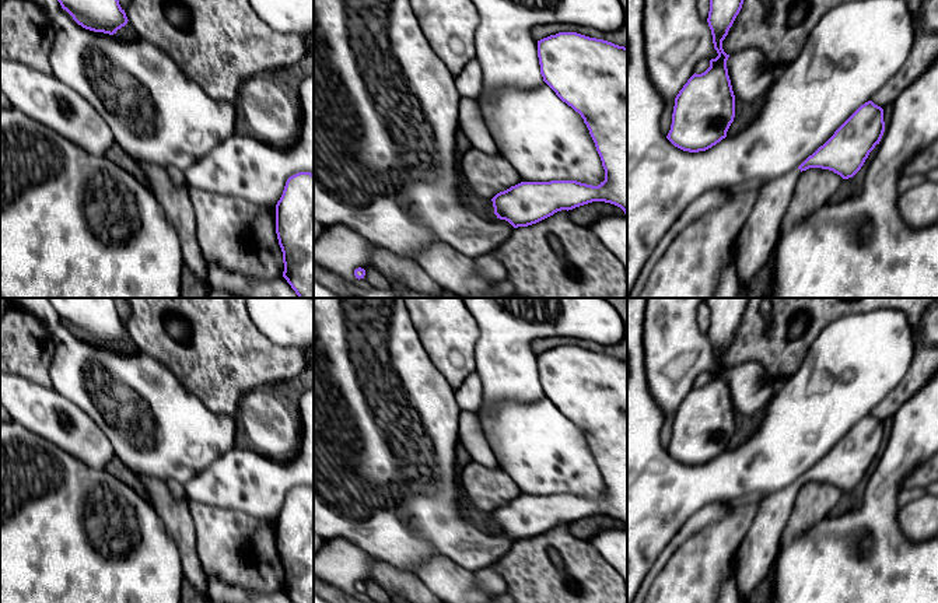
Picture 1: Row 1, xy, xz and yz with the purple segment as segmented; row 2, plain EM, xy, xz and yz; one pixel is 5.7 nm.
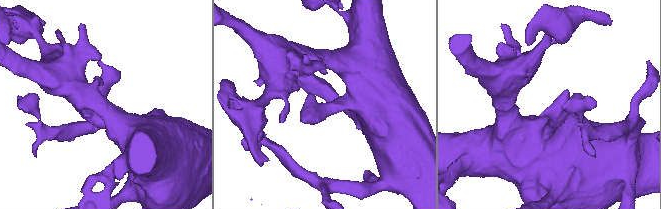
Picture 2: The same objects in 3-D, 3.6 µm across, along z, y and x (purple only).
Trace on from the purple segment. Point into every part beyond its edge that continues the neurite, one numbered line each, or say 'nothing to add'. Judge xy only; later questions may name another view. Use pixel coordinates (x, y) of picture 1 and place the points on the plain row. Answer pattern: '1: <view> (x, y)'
nothing to add

